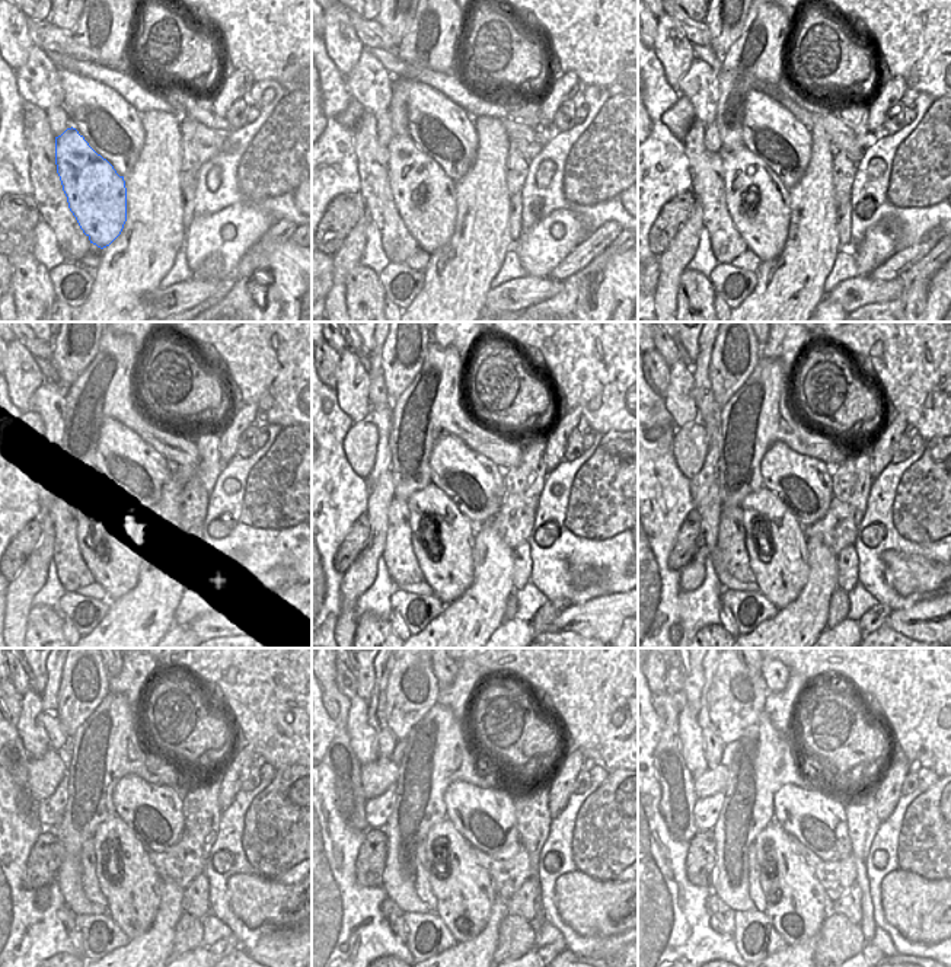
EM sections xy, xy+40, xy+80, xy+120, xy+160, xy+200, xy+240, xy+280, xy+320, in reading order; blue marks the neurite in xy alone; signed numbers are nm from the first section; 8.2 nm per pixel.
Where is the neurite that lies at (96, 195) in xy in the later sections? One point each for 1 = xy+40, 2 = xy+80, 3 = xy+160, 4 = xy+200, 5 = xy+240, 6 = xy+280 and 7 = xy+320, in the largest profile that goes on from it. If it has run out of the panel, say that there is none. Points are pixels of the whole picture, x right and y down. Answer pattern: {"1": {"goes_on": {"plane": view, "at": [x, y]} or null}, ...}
{"1": {"goes_on": {"plane": "xy+40", "at": [424, 195]}}, "2": {"goes_on": {"plane": "xy+80", "at": [758, 201]}}, "3": {"goes_on": {"plane": "xy+160", "at": [447, 562]}}, "4": {"goes_on": {"plane": "xy+200", "at": [781, 565]}}, "5": {"goes_on": {"plane": "xy+240", "at": [131, 889]}}, "6": {"goes_on": {"plane": "xy+280", "at": [465, 891]}}, "7": {"goes_on": {"plane": "xy+320", "at": [797, 903]}}}

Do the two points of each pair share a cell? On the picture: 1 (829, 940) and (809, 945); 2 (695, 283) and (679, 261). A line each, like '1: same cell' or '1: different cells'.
1: different cells
2: different cells

